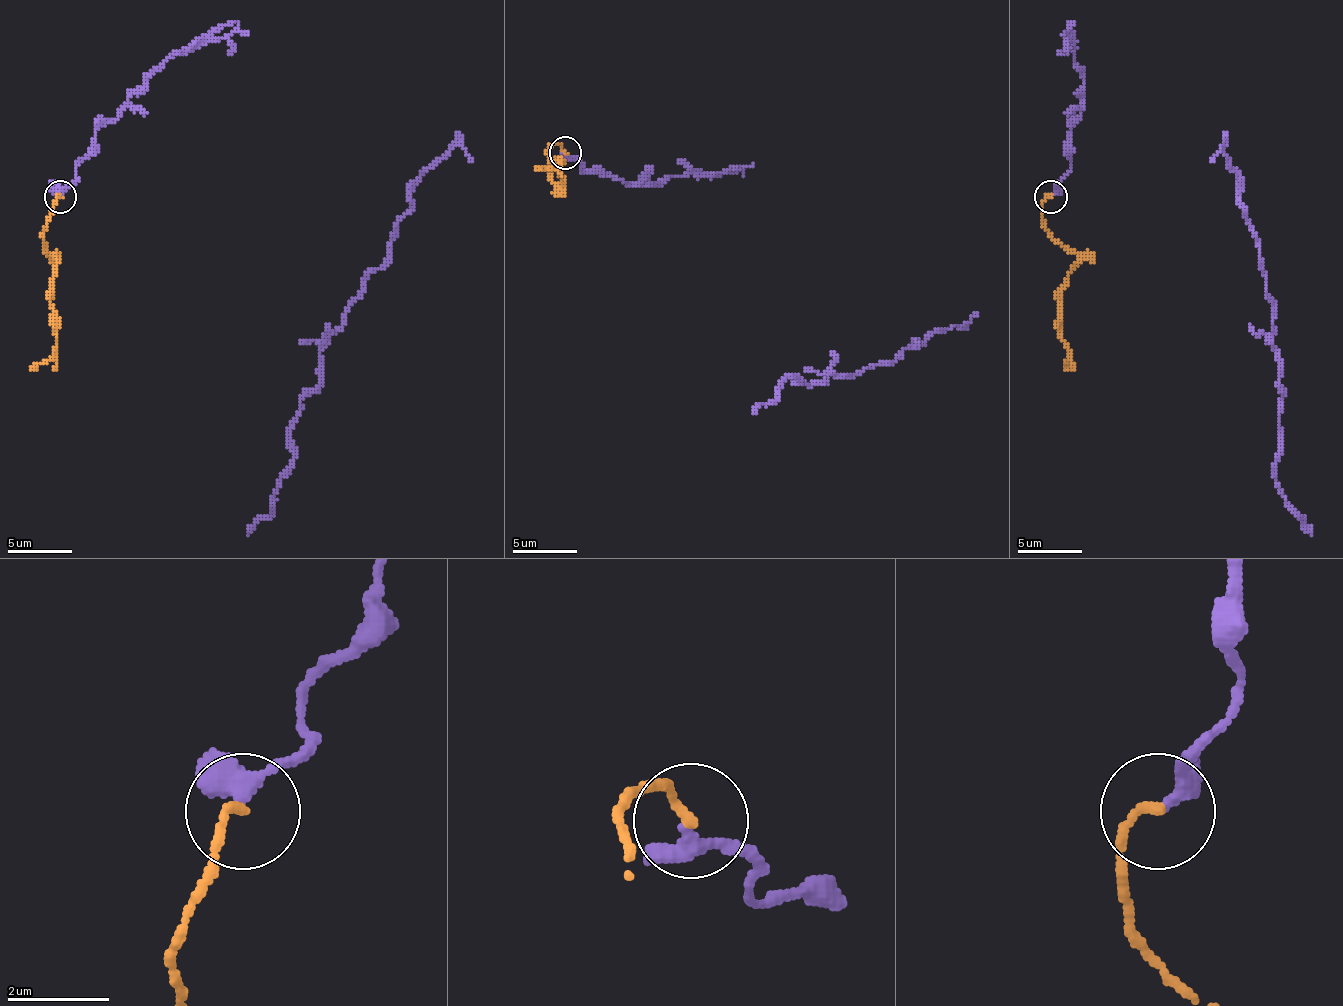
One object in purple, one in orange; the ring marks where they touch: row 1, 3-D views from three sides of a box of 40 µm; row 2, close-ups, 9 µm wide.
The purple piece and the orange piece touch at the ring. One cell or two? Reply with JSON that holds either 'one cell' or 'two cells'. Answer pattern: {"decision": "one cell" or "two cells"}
{"decision": "two cells"}

